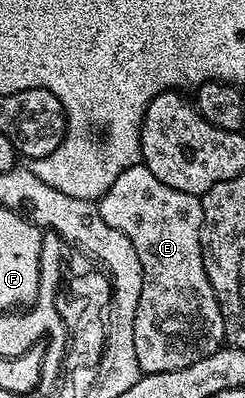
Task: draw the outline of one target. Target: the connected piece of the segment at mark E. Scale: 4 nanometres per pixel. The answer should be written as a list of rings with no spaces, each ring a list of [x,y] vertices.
[[[137,163],[132,168],[126,168],[113,182],[113,186],[109,186],[109,190],[98,197],[97,203],[101,218],[105,218],[105,222],[109,222],[113,230],[121,230],[121,234],[125,234],[125,238],[133,242],[133,247],[141,258],[141,302],[137,302],[137,318],[133,318],[133,342],[137,345],[140,373],[157,374],[181,370],[224,347],[221,306],[209,282],[203,261],[202,199],[181,190],[173,190],[173,186],[165,186],[165,182],[157,179],[142,163]]]

